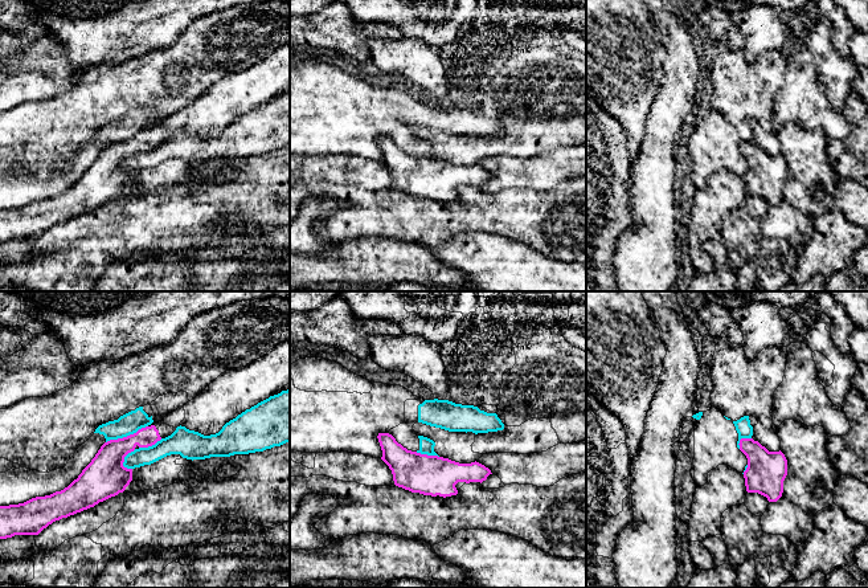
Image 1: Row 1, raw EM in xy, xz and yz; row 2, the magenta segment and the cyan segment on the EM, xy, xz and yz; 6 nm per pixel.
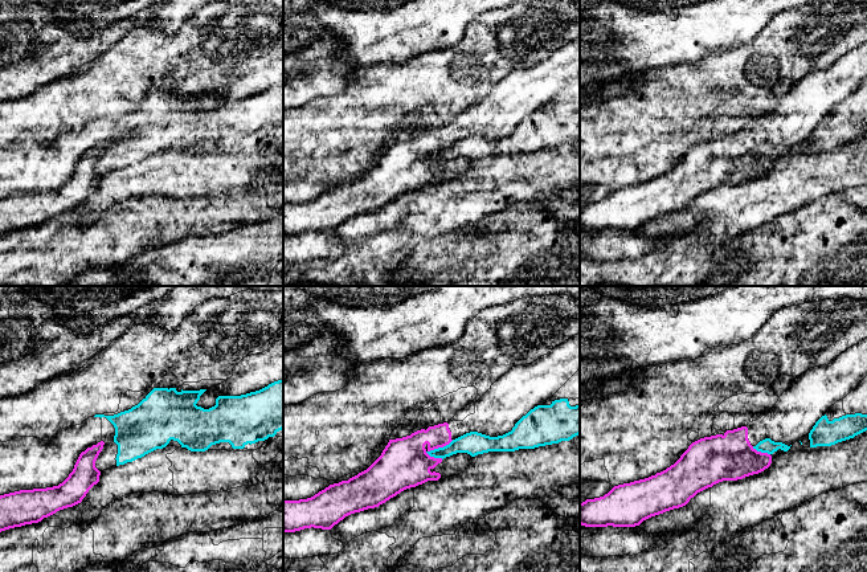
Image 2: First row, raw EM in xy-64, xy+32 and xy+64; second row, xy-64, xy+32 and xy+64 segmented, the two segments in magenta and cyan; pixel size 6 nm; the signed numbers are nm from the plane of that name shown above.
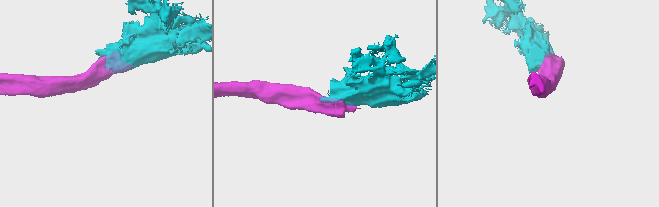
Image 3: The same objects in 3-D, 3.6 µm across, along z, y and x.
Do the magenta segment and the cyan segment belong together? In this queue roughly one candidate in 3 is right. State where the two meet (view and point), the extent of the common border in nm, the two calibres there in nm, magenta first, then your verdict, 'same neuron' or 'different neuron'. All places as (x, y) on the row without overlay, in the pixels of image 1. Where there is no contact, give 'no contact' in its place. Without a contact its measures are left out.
xy (127, 139) | 280 nm | 220/130 nm | different neuron

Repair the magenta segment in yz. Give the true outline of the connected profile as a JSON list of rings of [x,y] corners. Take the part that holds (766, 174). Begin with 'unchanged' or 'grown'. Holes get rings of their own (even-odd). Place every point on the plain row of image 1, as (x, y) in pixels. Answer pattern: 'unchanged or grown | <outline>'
unchanged | [[[741,142],[740,154],[748,162],[744,175],[748,196],[758,196],[769,205],[777,205],[783,196],[783,184],[787,179],[787,163],[779,155],[769,155],[753,142]]]

